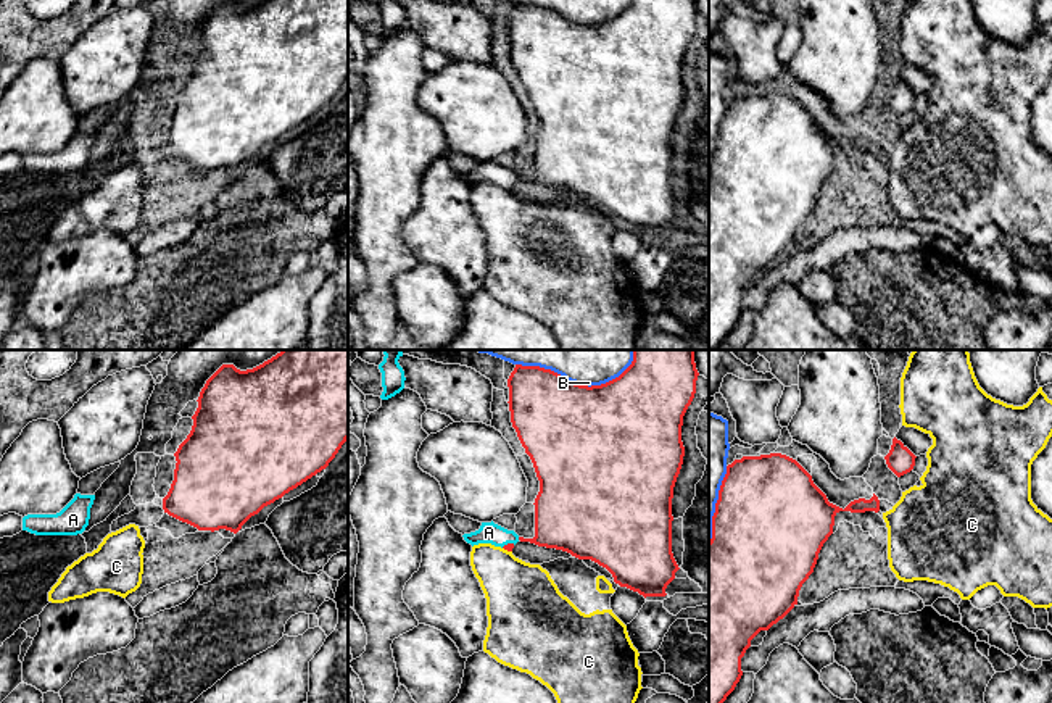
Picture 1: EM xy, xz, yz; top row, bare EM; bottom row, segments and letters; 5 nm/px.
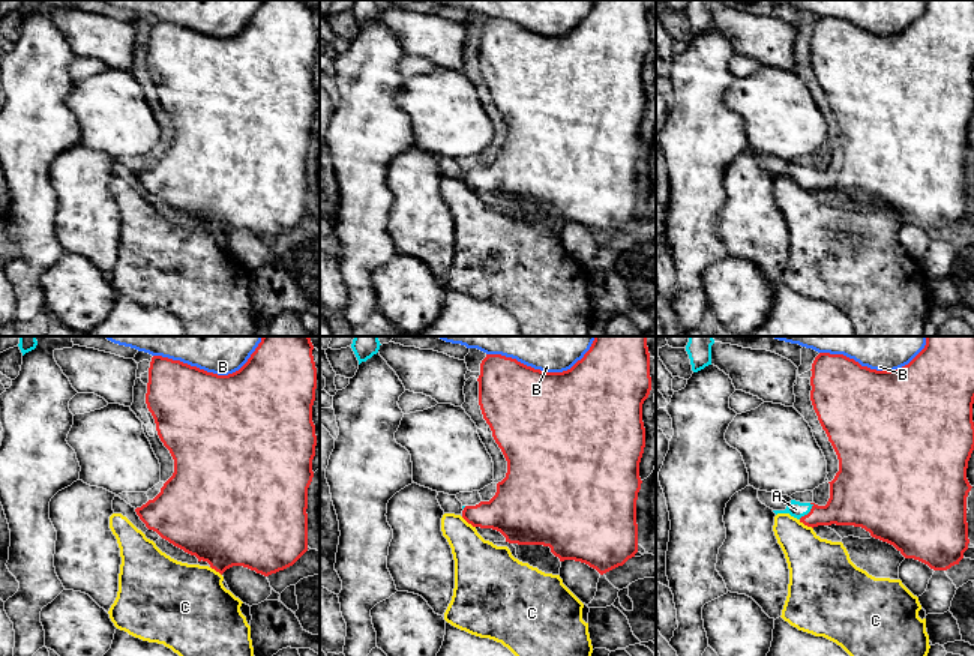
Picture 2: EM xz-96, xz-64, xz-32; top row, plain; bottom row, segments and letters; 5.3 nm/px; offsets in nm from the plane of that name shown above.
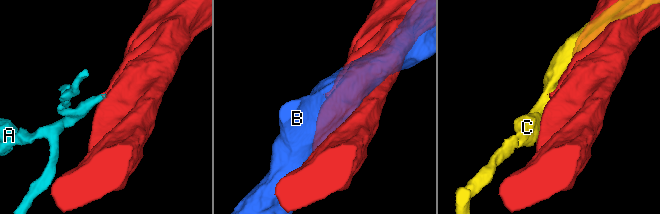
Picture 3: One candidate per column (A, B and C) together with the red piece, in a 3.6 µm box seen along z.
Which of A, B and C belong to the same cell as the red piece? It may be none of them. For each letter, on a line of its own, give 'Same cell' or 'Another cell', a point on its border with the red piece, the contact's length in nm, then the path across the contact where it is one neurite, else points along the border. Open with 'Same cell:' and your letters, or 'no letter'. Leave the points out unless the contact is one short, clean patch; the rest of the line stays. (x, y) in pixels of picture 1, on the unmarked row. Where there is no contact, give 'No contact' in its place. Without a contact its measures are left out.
Same cell: A
A: Same cell. Touches red at xz (508, 183). Shared border 70 nm. Path across: xz (508, 186), (508, 183), (488, 171)
B: Another cell. Touches red at xz (574, 21). Shared border 600 nm
C: Another cell. Touches red at xz (508, 189). Shared border 50 nm

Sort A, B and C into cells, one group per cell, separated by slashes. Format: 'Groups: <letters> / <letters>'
Groups: A / B / C

